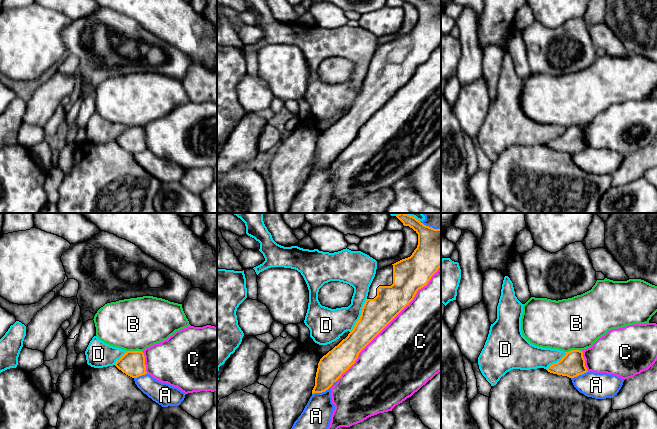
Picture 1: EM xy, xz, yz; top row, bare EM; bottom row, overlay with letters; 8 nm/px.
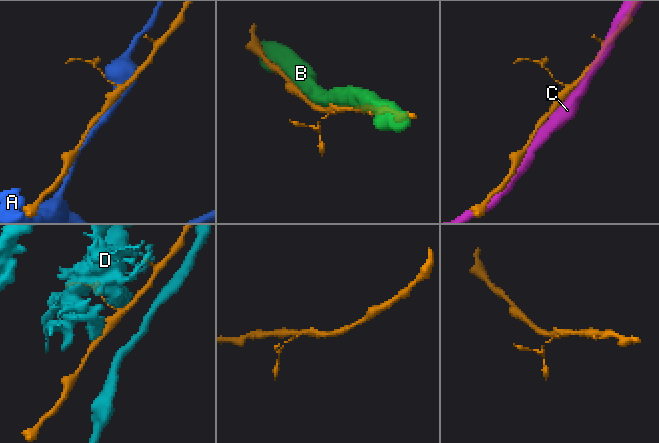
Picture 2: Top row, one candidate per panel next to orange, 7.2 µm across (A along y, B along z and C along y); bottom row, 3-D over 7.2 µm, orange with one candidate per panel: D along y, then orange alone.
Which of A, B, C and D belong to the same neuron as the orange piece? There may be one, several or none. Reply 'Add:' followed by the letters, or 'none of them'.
Add: none of them

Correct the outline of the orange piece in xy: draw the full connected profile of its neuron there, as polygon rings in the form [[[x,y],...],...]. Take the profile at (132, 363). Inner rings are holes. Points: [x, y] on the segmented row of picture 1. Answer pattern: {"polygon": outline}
{"polygon": [[[127,351],[116,361],[115,366],[132,378],[147,374],[145,356],[142,351]]]}

